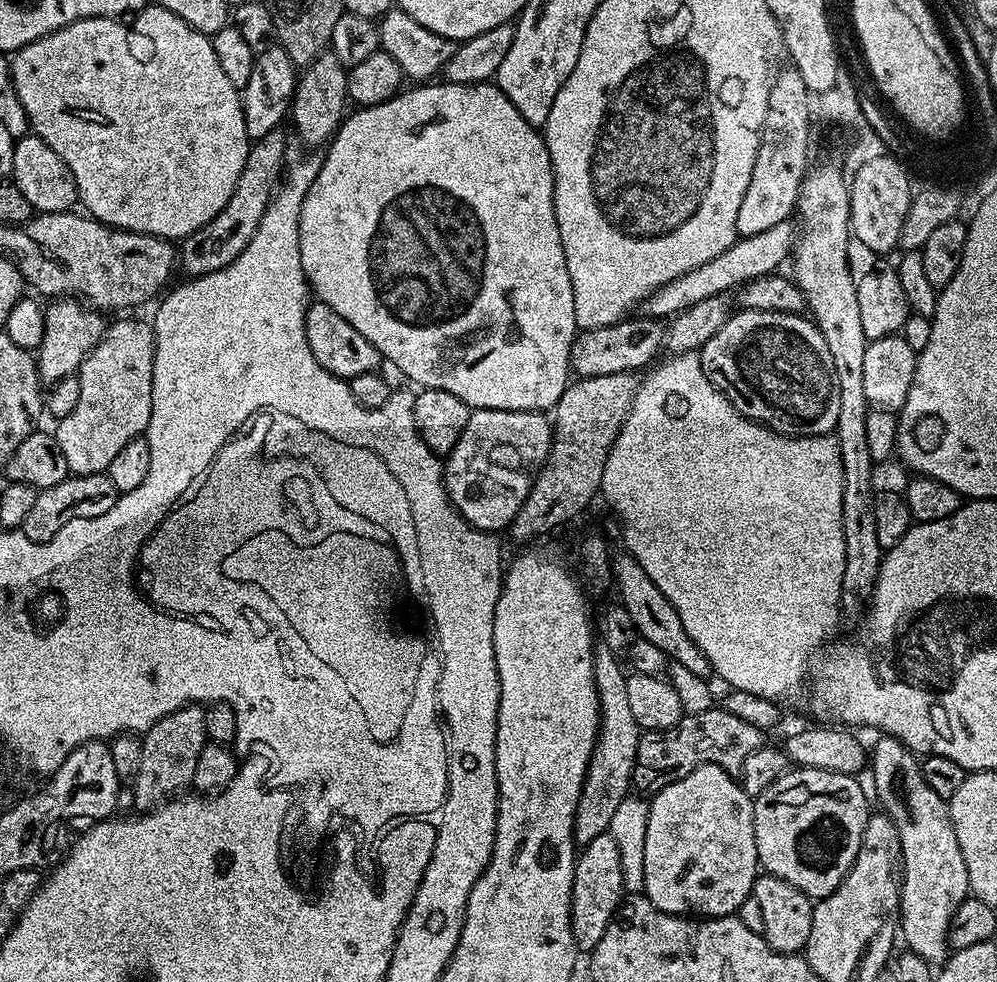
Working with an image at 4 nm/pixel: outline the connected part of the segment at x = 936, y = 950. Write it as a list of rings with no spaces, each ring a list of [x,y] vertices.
[[[883,734],[875,737],[876,745],[870,748],[870,771],[874,774],[874,786],[876,787],[876,800],[881,804],[883,811],[894,822],[898,830],[898,838],[900,839],[900,860],[902,861],[902,879],[900,882],[900,926],[898,929],[902,940],[905,940],[907,951],[918,954],[924,960],[933,966],[943,965],[944,961],[950,955],[950,947],[948,944],[948,927],[951,926],[952,915],[962,906],[965,899],[970,896],[968,891],[968,871],[966,870],[966,858],[962,858],[962,850],[958,846],[958,834],[954,834],[954,826],[950,818],[950,810],[948,809],[948,801],[941,798],[931,786],[926,783],[926,778],[922,778],[922,770],[920,769],[920,760],[917,753],[914,753],[903,744],[898,738],[886,736]]]

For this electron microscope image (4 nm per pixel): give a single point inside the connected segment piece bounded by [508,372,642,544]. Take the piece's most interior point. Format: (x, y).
(589, 415)

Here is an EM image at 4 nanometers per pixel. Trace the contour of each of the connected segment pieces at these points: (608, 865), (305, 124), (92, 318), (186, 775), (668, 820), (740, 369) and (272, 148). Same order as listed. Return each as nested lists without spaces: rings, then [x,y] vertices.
[[[607,834],[594,838],[579,849],[572,883],[572,933],[577,949],[591,954],[594,946],[602,942],[606,926],[622,903],[625,895],[622,882],[622,858],[618,858],[618,846]]]
[[[331,50],[324,51],[314,62],[299,73],[296,82],[296,93],[292,95],[292,107],[290,120],[296,123],[296,132],[300,140],[310,147],[316,148],[327,145],[335,136],[340,121],[346,115],[346,107],[349,103],[346,82],[348,81],[348,69],[338,62],[338,58]]]
[[[56,298],[43,309],[45,333],[42,334],[41,344],[36,356],[36,370],[41,381],[55,382],[73,375],[79,369],[80,363],[94,350],[94,346],[104,337],[106,320],[97,309],[81,302],[76,298]]]
[[[187,704],[185,708],[166,714],[157,724],[143,733],[142,763],[134,777],[135,807],[151,810],[175,797],[189,787],[194,778],[194,769],[198,767],[198,754],[202,754],[205,744],[209,743],[204,721],[204,708],[198,704]]]
[[[704,764],[701,768],[696,768],[690,774],[686,774],[686,778],[682,778],[678,782],[674,782],[670,786],[661,788],[659,792],[655,793],[651,797],[648,809],[650,810],[650,822],[646,826],[646,874],[644,875],[644,890],[643,895],[650,898],[652,906],[659,910],[659,912],[665,912],[671,916],[688,916],[691,914],[696,918],[715,918],[718,916],[731,916],[739,913],[742,902],[746,902],[746,898],[752,894],[752,884],[756,881],[758,875],[758,850],[756,849],[756,839],[754,838],[754,814],[752,813],[752,801],[753,797],[747,796],[744,793],[743,788],[740,787],[739,783],[730,775],[728,772],[723,772],[718,766],[713,764]]]
[[[737,311],[700,349],[698,355],[706,378],[747,420],[762,424],[783,436],[826,436],[836,431],[838,390],[834,362],[826,350],[826,338],[807,315],[781,312]]]
[[[277,130],[266,134],[249,147],[246,166],[238,178],[238,186],[230,202],[226,202],[222,211],[214,218],[210,218],[206,226],[184,237],[178,248],[178,260],[182,268],[188,271],[189,277],[205,276],[214,270],[222,270],[230,266],[230,262],[234,262],[234,258],[238,258],[242,250],[246,250],[250,238],[254,238],[262,222],[262,214],[272,200],[278,181],[286,168],[284,151],[287,150],[288,144],[284,141],[282,133],[283,131]]]

